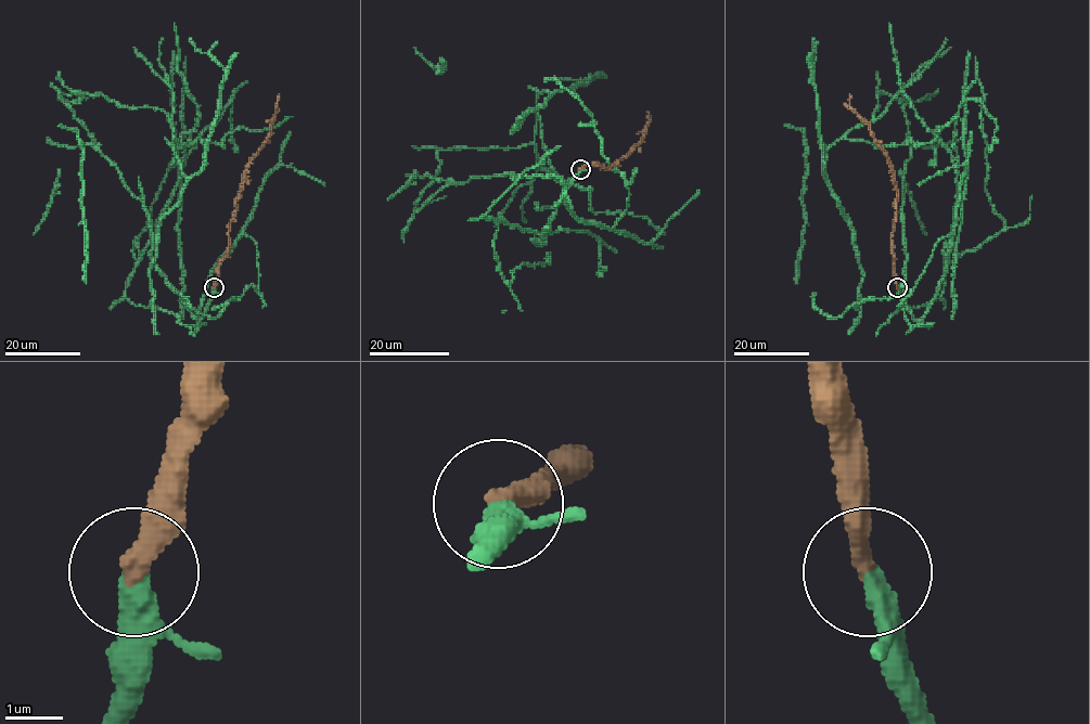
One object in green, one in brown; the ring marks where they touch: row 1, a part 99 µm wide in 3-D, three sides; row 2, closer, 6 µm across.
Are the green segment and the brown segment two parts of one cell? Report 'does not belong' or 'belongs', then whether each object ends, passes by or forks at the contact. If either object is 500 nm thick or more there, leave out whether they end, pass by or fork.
belongs | green ends | brown ends

